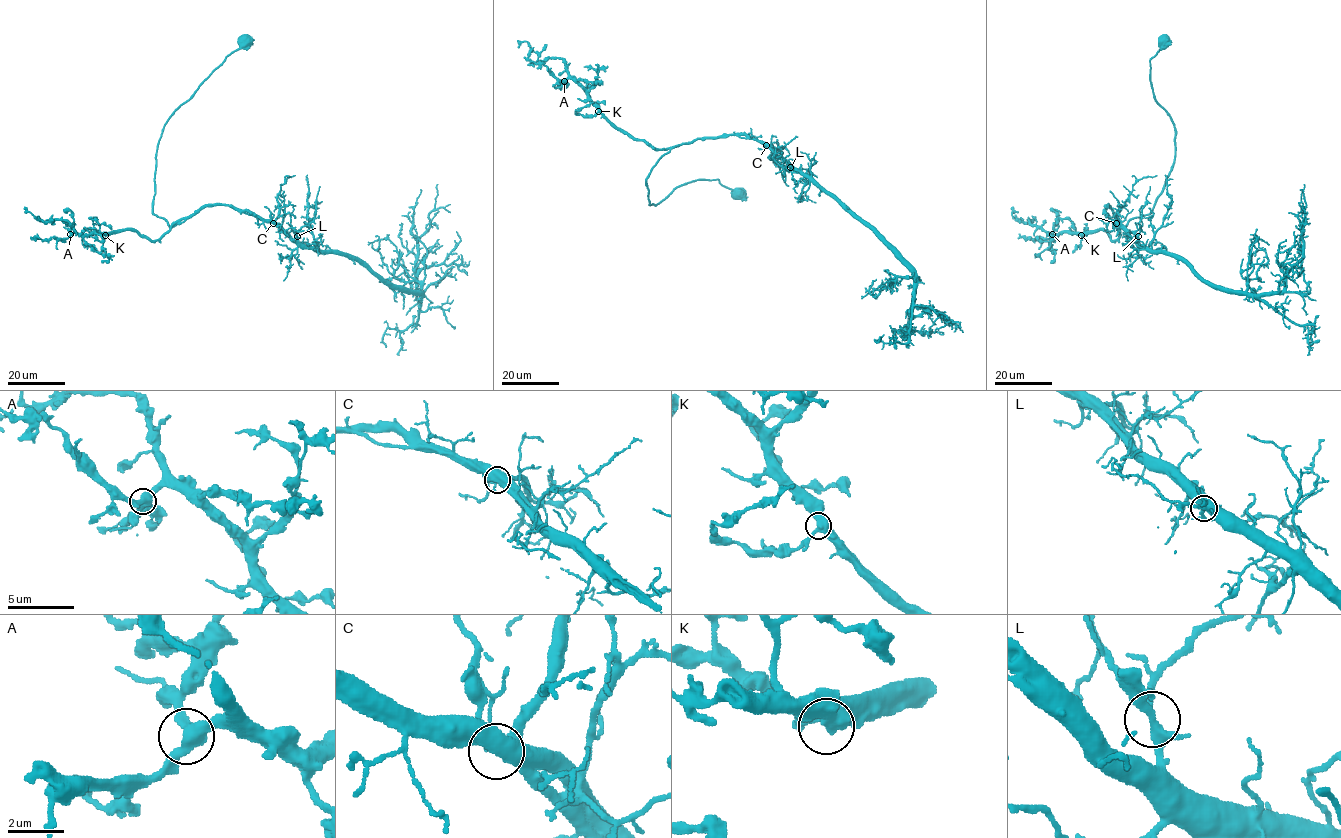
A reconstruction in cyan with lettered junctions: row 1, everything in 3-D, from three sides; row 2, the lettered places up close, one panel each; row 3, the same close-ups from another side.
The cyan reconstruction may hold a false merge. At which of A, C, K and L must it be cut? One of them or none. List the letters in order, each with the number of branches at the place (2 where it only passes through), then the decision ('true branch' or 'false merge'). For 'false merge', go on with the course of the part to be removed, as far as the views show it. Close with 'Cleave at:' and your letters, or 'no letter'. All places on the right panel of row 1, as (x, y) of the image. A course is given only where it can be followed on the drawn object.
A: 3 branches meet; true branch
C: 4 branches meet; true branch
K: 3 branches meet; true branch
L: 4 branches meet; true branch
Cleave at: no letter

